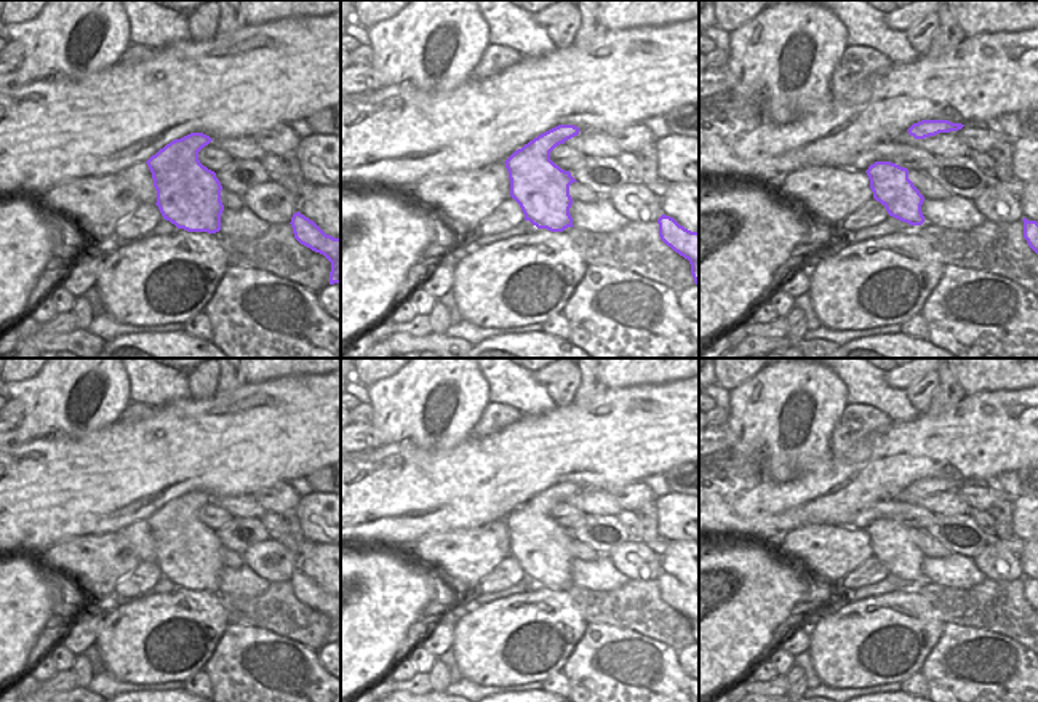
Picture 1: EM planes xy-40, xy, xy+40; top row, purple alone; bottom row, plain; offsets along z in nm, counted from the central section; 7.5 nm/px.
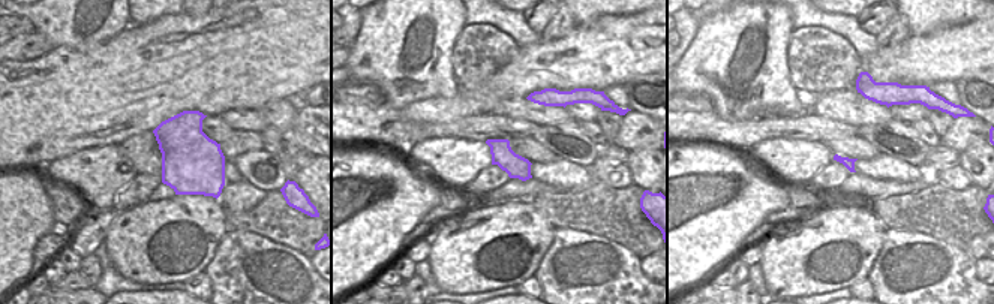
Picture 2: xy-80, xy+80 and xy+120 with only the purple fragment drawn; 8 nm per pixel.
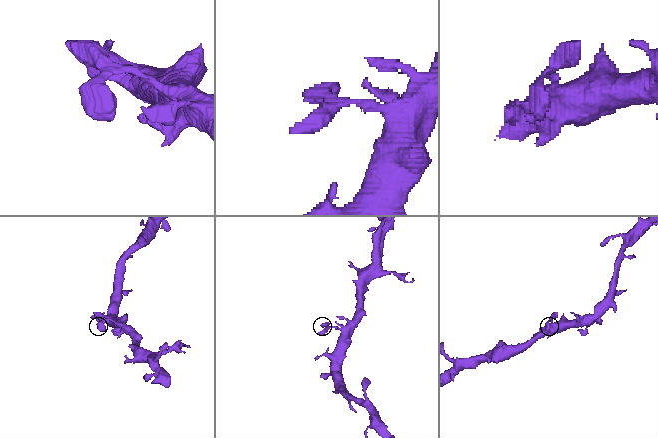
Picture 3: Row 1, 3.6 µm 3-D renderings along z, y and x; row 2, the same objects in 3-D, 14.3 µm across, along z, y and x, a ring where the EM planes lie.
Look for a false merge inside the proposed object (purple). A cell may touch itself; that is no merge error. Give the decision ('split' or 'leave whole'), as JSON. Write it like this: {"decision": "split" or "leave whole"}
{"decision": "leave whole"}

